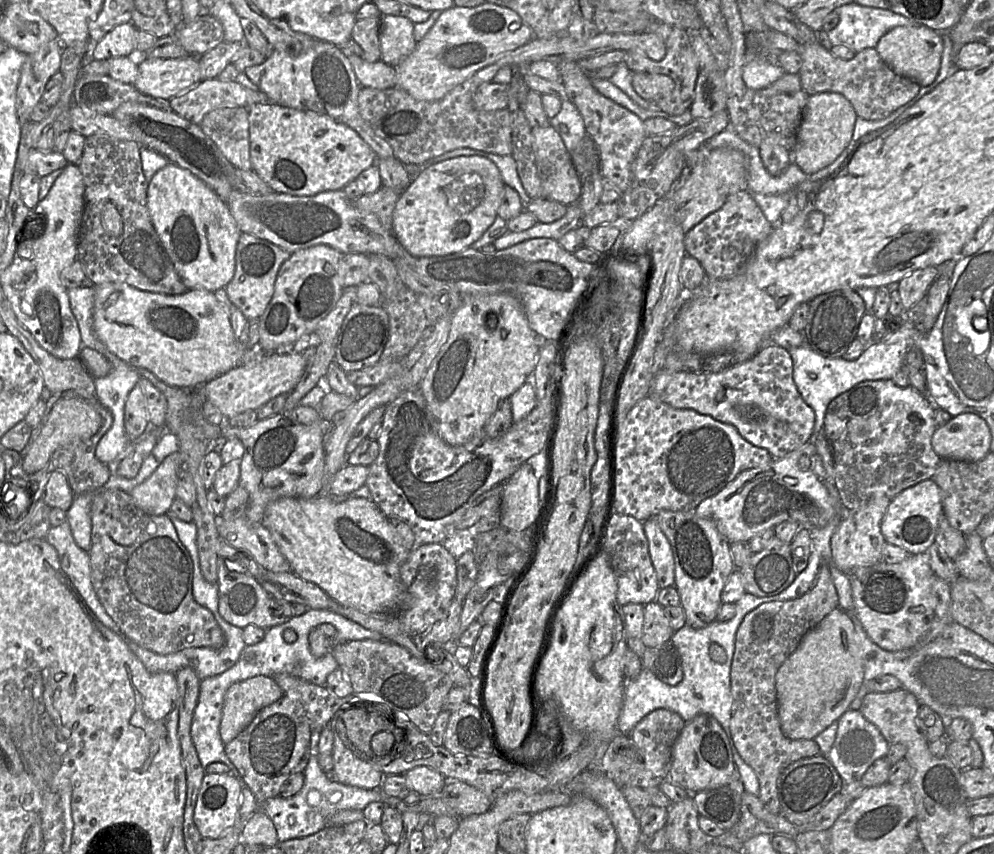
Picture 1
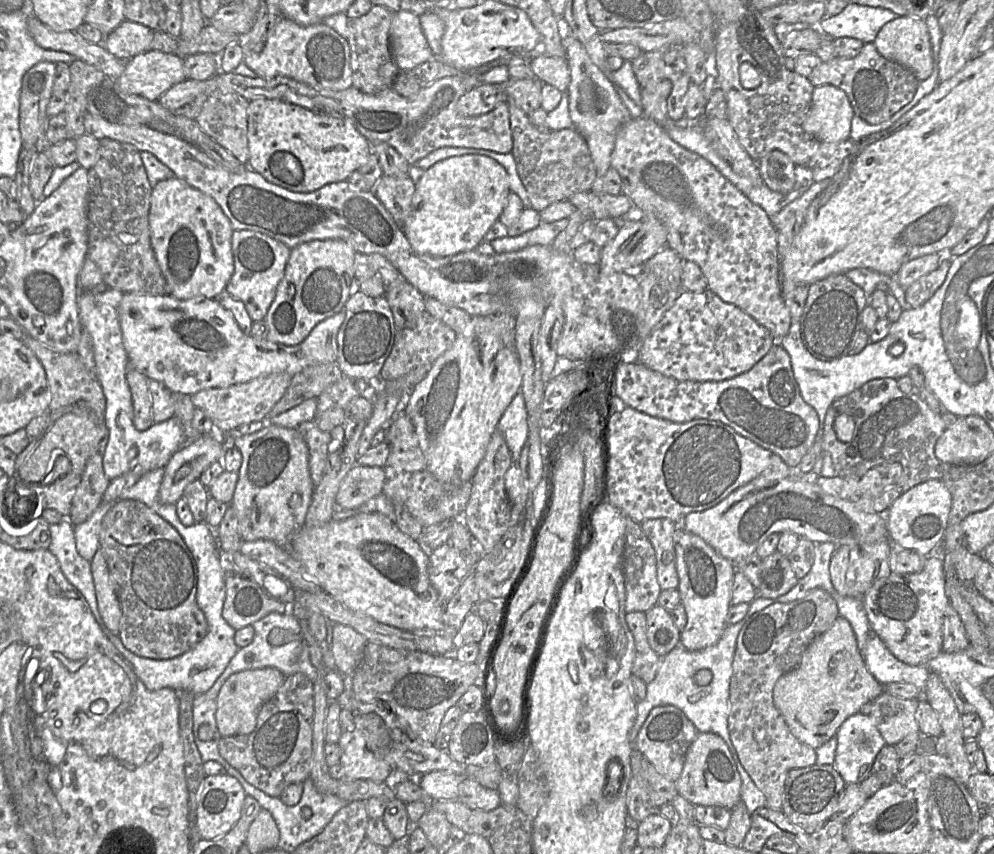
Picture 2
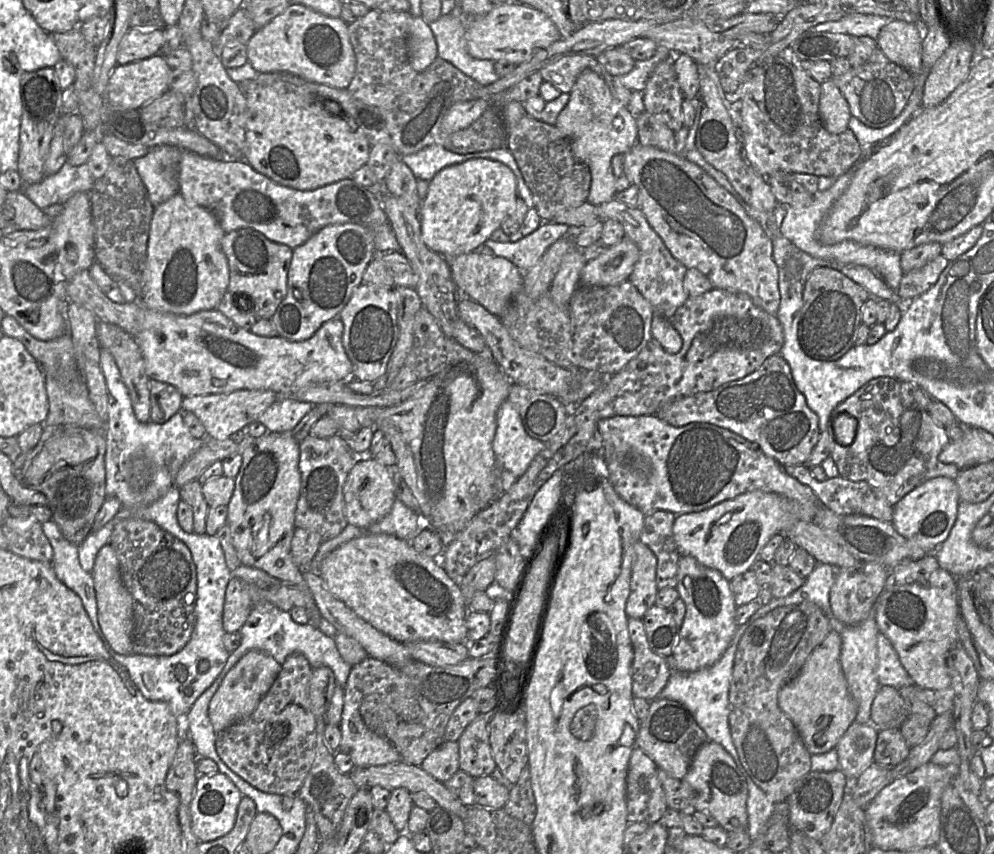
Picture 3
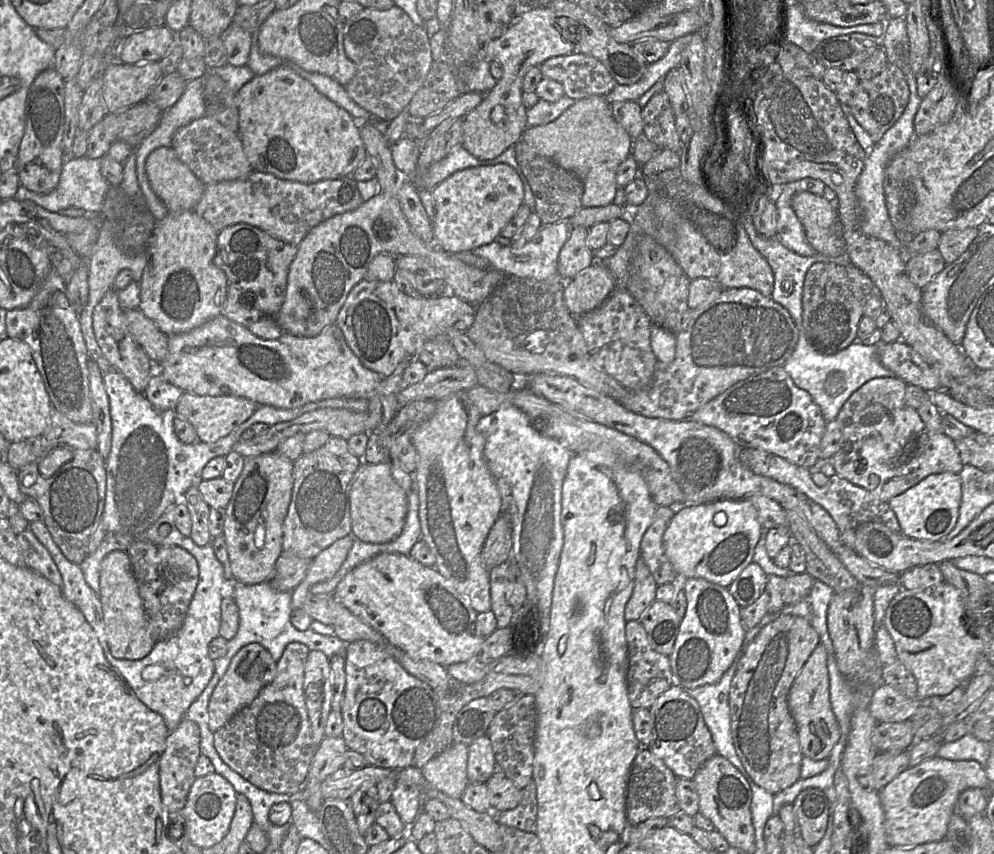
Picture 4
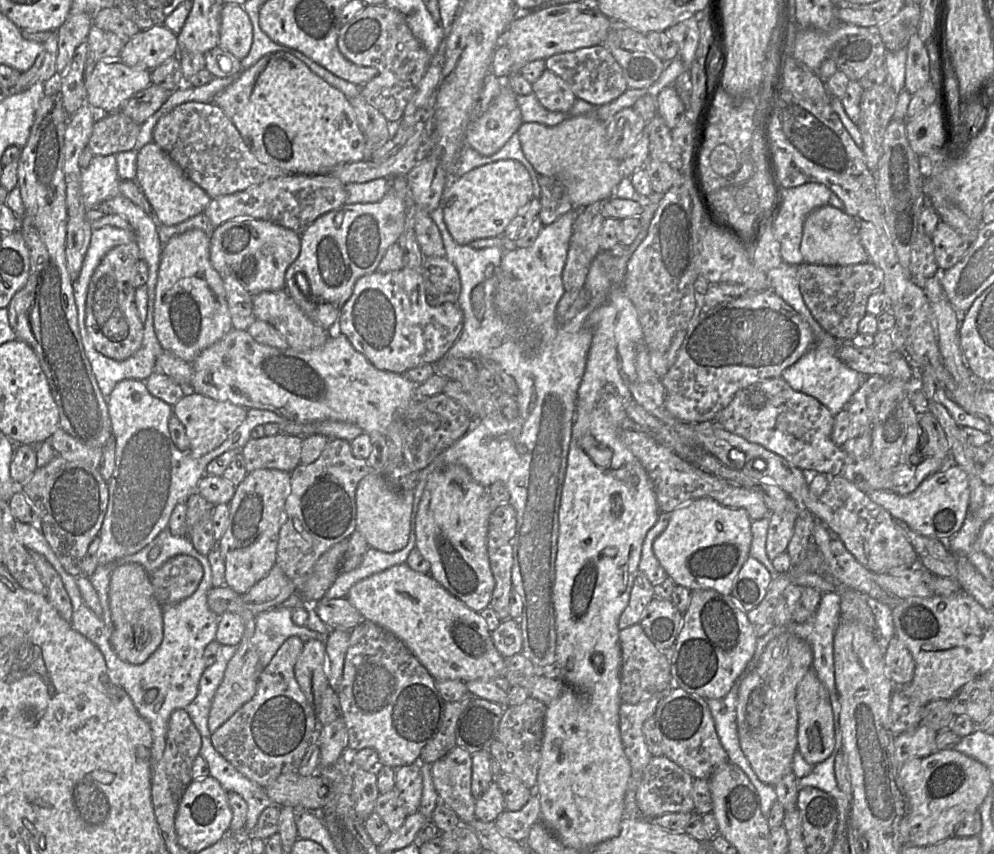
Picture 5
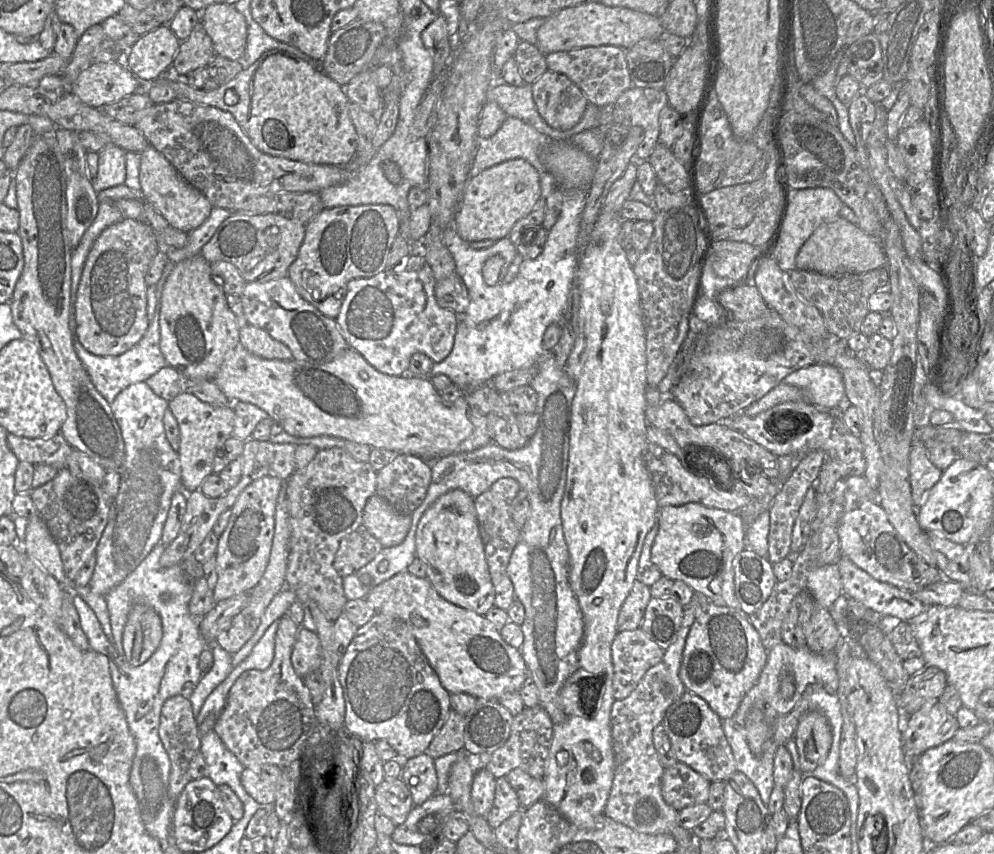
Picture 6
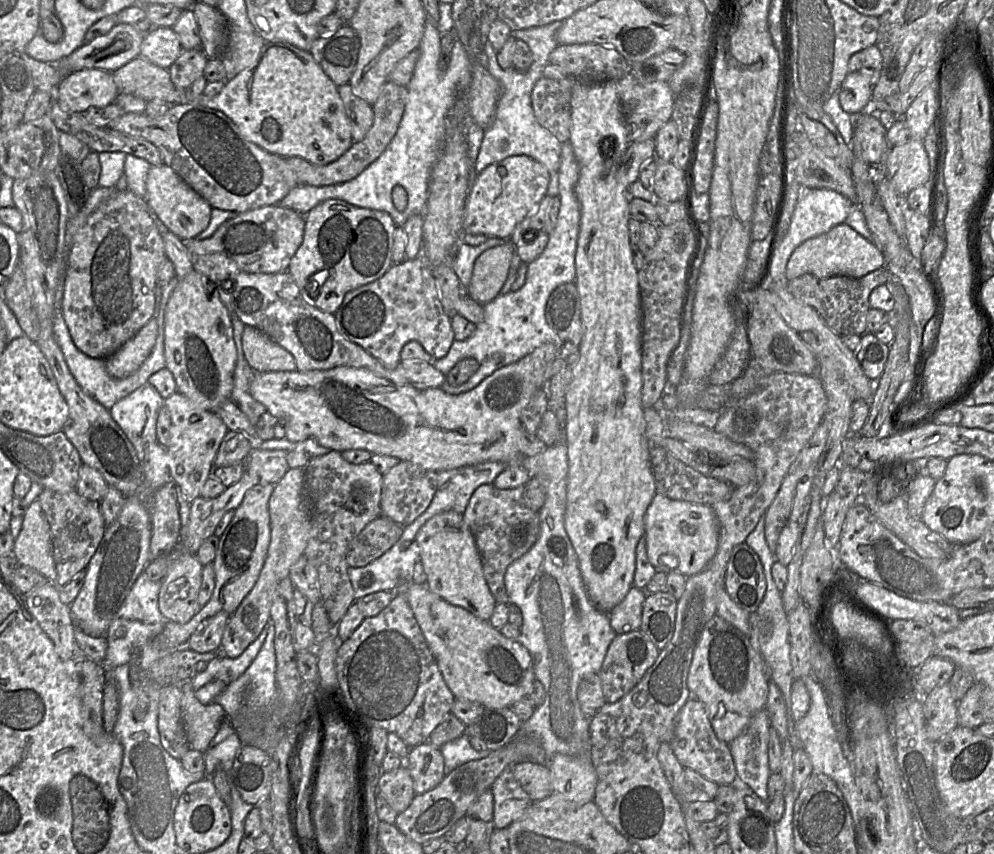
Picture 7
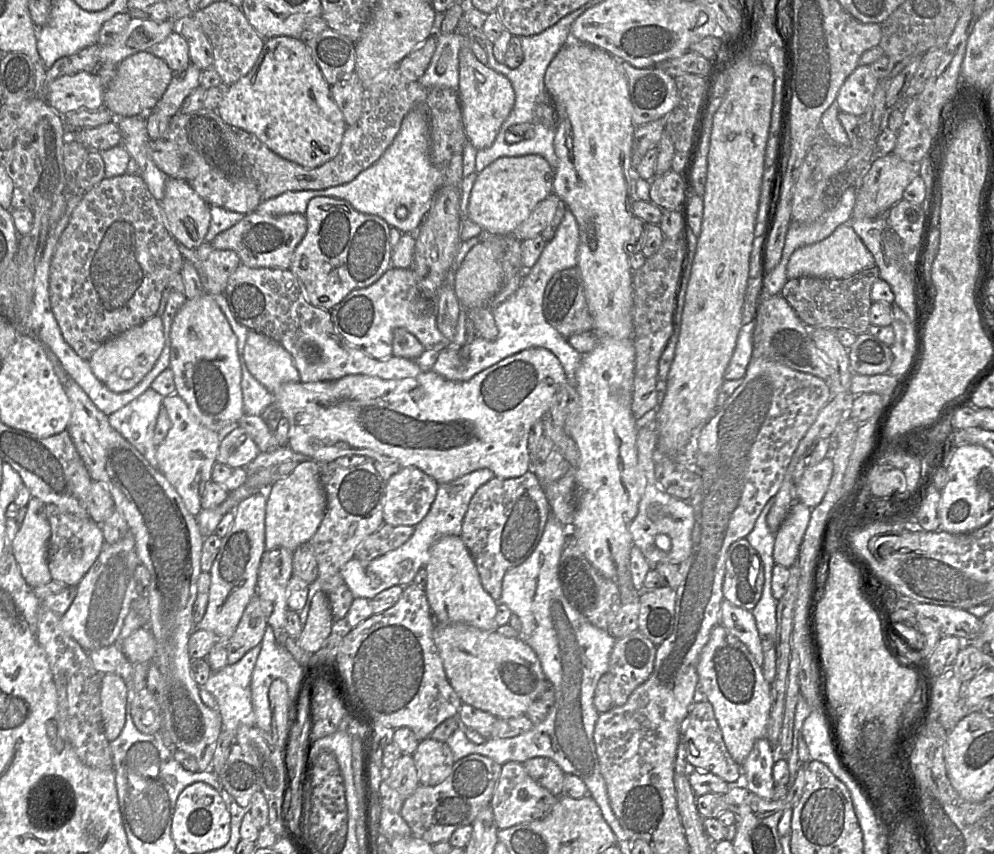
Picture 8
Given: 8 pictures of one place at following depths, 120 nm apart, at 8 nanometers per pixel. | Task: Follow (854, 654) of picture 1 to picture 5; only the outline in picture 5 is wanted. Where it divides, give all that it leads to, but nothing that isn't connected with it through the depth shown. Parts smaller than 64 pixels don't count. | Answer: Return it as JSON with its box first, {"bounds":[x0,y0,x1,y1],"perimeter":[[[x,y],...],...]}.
{"bounds":[796,667,835,765],"perimeter":[[[812,667],[796,687],[796,705],[798,712],[797,750],[807,763],[816,765],[832,753],[835,733],[829,693]]]}

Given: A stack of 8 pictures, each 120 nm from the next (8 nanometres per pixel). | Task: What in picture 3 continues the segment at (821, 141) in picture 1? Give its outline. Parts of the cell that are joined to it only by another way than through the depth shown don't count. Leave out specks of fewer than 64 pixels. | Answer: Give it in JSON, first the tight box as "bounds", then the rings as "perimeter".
{"bounds":[819,80,852,134],"perimeter":[[[832,80],[821,84],[819,114],[825,129],[840,134],[848,128],[852,116],[847,100]]]}

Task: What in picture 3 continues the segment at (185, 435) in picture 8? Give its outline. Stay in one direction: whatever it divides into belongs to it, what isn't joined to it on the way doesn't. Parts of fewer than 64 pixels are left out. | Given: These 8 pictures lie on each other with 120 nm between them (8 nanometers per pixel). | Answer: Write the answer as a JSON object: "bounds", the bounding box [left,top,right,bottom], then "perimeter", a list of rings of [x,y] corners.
{"bounds":[181,390,279,440],"perimeter":[[[236,390],[227,394],[186,396],[183,398],[181,411],[192,412],[202,422],[206,437],[226,440],[237,431],[247,428],[274,402],[279,395],[271,390]]]}

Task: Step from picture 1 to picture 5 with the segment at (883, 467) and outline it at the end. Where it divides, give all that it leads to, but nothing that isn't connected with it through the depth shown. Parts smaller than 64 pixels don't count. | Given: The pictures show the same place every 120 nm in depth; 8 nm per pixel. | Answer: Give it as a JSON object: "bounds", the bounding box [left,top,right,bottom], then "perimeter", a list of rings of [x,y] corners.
{"bounds":[839,375,954,495],"perimeter":[[[879,375],[868,376],[843,408],[849,413],[850,426],[848,440],[841,446],[845,453],[845,462],[839,475],[854,483],[865,493],[873,490],[890,490],[899,495],[907,495],[915,491],[927,477],[944,469],[949,464],[954,464],[954,462],[951,460],[951,455],[947,459],[927,457],[920,462],[919,454],[926,448],[927,437],[919,424],[918,414],[910,402],[909,396],[905,396],[903,399],[903,410],[906,418],[907,434],[899,463],[893,469],[881,469],[878,466],[873,459],[871,450],[872,424],[867,399],[870,394],[883,387],[886,381],[885,378]]]}

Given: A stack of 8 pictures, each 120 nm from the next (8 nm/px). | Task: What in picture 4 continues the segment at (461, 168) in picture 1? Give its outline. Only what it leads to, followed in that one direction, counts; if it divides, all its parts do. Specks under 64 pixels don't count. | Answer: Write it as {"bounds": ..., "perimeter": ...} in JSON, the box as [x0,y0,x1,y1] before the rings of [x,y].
{"bounds":[432,163,524,253],"perimeter":[[[506,163],[469,167],[453,173],[432,189],[435,217],[432,222],[434,243],[447,253],[473,251],[489,244],[524,204],[524,187],[516,170]]]}

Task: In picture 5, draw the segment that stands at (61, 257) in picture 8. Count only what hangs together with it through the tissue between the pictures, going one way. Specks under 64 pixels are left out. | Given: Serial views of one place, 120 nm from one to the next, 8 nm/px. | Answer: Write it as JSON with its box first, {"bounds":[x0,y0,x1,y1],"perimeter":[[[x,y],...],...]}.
{"bounds":[85,240,144,361],"perimeter":[[[136,240],[110,250],[95,269],[88,287],[85,325],[95,349],[102,355],[122,361],[141,347],[144,324],[140,321],[132,285],[134,270],[140,260]]]}

